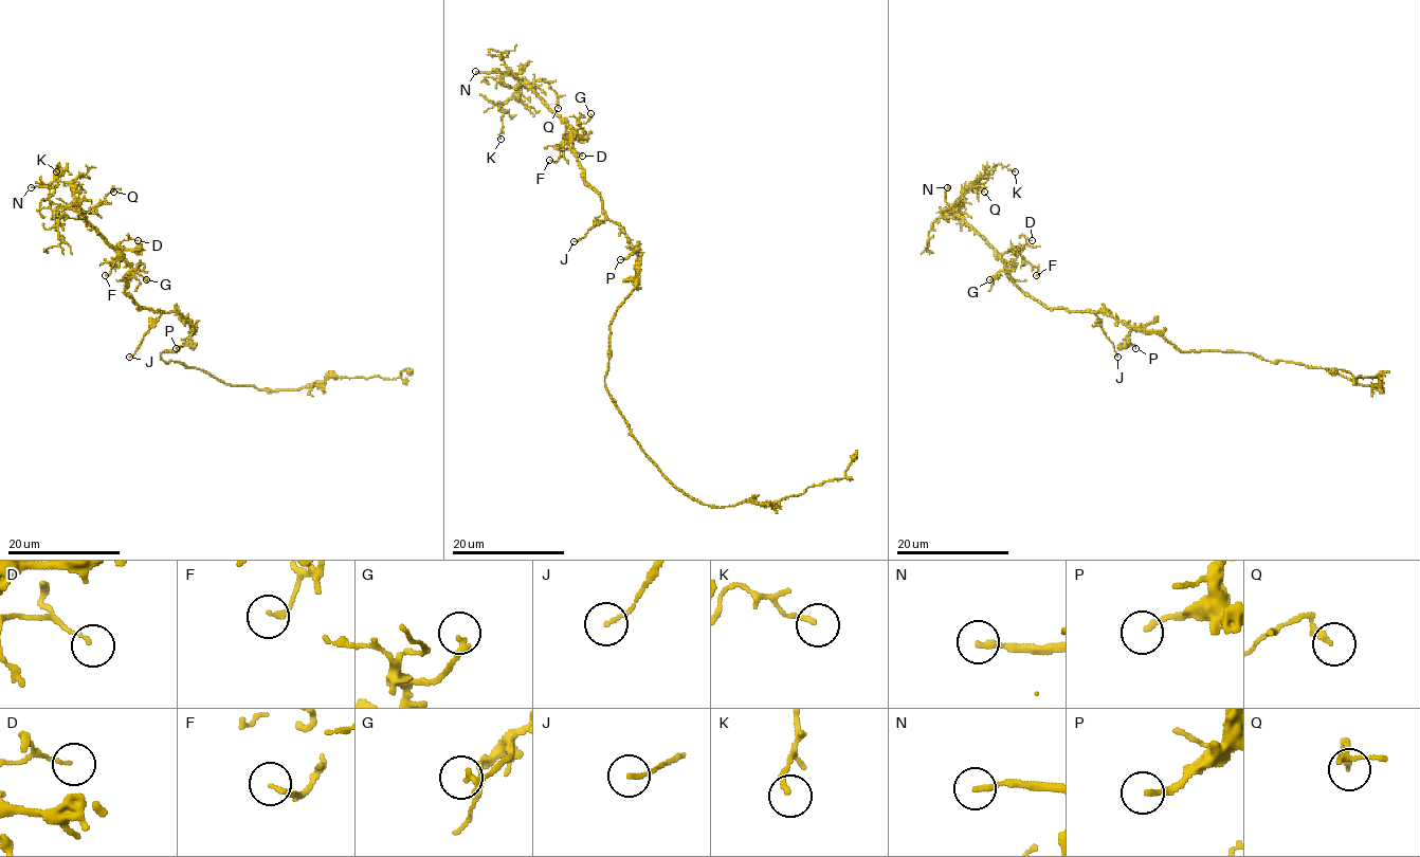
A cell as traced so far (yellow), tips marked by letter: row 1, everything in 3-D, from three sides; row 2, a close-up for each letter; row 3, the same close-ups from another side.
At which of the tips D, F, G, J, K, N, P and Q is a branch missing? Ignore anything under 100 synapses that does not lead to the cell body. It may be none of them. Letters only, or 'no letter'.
N

